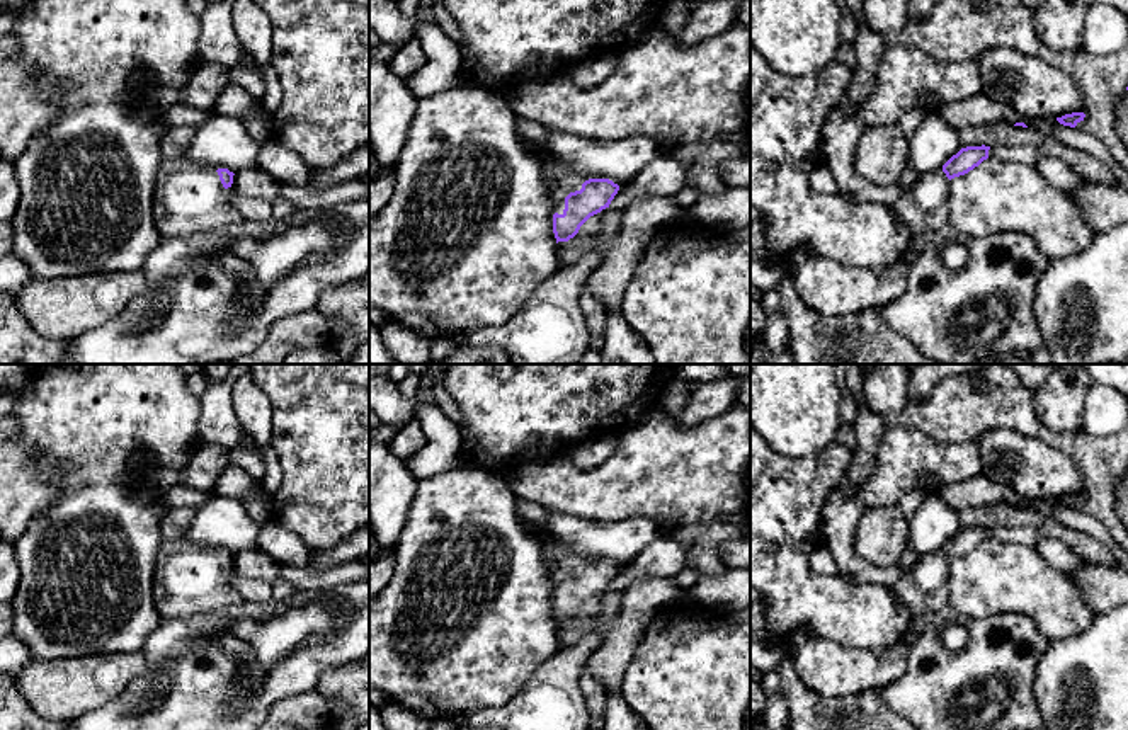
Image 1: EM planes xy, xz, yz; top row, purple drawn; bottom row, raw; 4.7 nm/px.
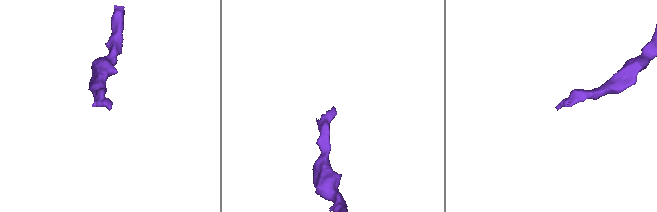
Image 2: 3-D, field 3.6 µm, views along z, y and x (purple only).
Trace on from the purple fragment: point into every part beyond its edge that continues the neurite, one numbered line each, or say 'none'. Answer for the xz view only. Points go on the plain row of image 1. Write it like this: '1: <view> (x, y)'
1: xz (560, 562)

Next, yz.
1: yz (922, 589)

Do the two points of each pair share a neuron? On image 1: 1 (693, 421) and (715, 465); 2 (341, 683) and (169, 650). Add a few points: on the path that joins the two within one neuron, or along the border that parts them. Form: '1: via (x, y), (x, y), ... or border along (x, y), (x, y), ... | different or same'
1: border along (732, 407), (695, 427), (679, 427), (672, 417) | different
2: border along (351, 662), (341, 667), (329, 667), (315, 688) | different

